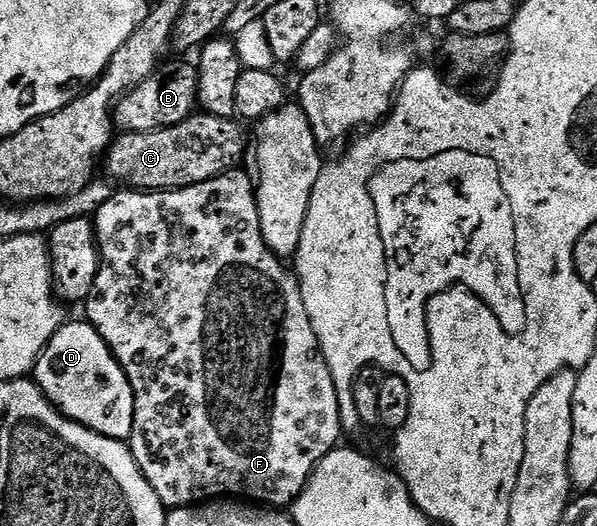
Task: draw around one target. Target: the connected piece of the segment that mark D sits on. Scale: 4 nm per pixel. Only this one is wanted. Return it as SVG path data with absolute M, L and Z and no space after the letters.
M80 320L64 324L43 349L33 378L63 417L80 422L87 429L104 434L107 438L130 439L135 393L131 391L119 361L111 355L111 349L90 322Z

